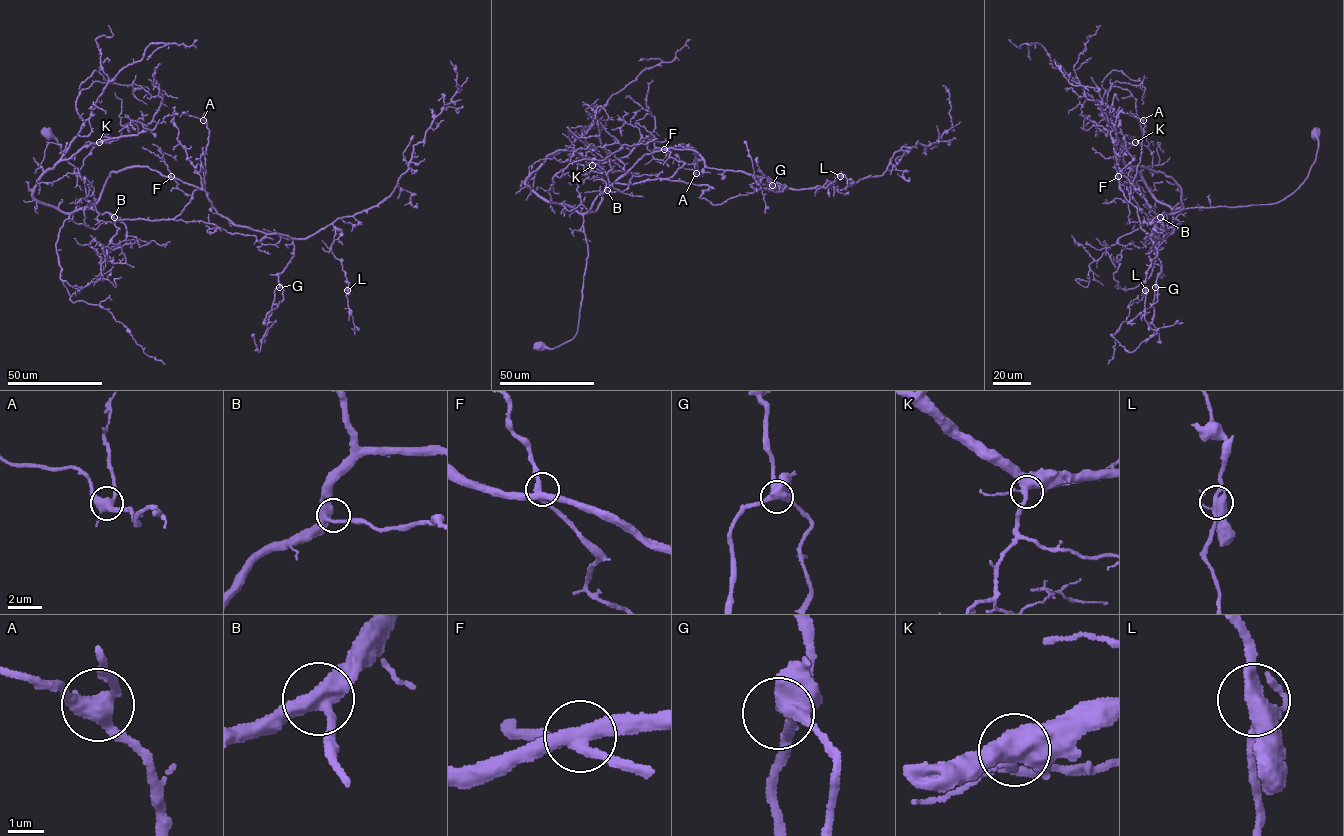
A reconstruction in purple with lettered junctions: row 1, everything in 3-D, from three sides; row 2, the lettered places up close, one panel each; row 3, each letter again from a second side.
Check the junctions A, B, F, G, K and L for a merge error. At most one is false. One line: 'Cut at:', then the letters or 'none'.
Cut at: none

